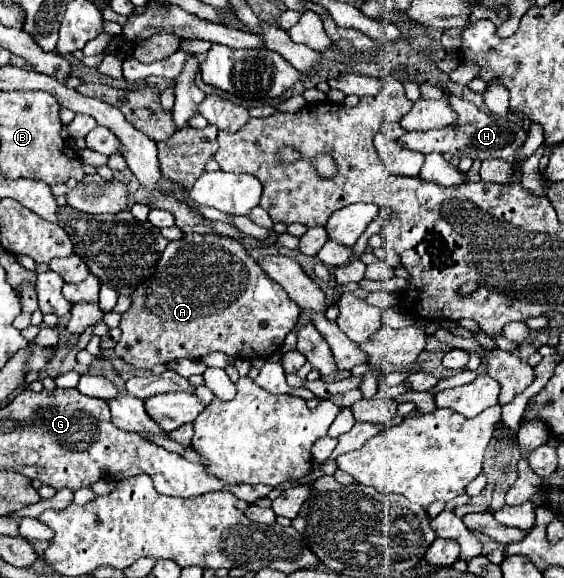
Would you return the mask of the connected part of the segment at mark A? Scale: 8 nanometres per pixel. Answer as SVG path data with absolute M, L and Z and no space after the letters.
M190 233L168 243L154 275L132 293L132 307L122 315L122 339L114 351L138 369L150 369L156 363L168 363L180 357L200 359L210 351L222 351L242 359L254 359L260 355L268 357L284 345L284 339L296 325L298 315L300 307L296 307L276 281L266 277L240 241L222 235Z

